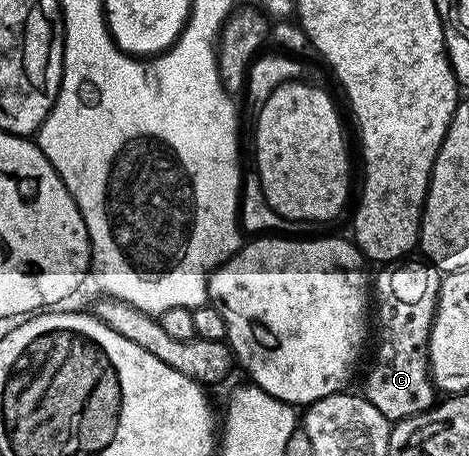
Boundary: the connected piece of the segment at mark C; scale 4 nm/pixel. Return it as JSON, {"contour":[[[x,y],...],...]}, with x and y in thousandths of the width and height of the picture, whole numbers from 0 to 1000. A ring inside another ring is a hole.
{"contour":[[[876,570],[827,579],[795,607],[795,704],[800,695],[808,724],[800,730],[800,785],[770,862],[836,928],[885,906],[904,906],[932,879],[919,803],[910,798],[910,746],[923,717],[945,607],[940,592],[908,570]]]}

